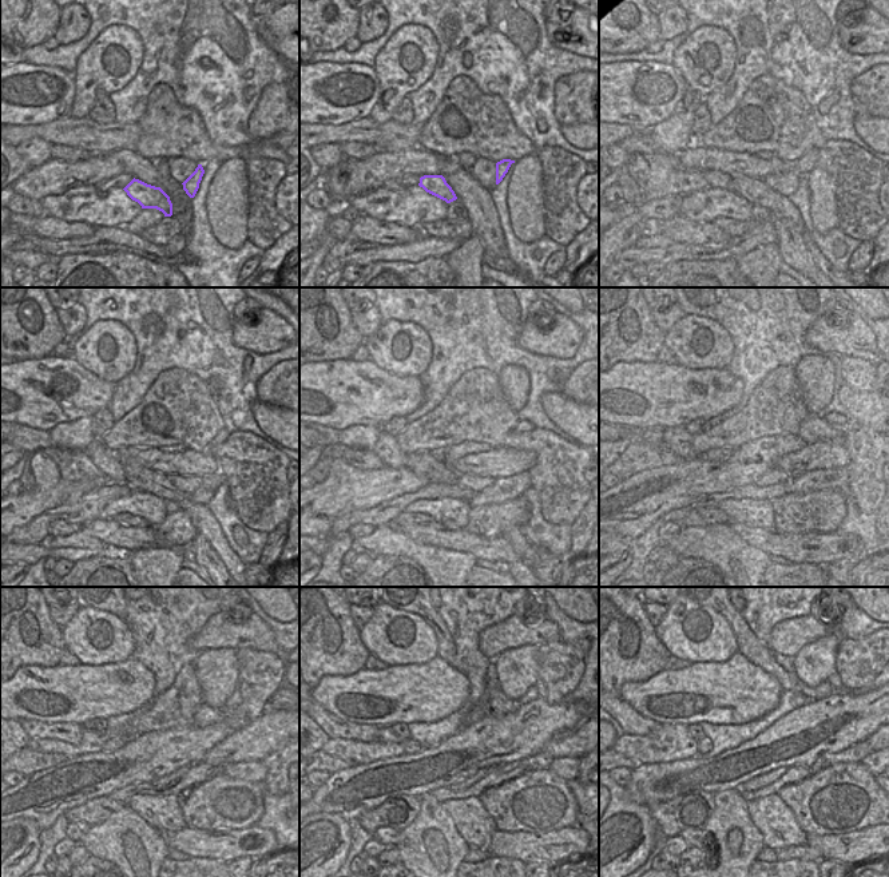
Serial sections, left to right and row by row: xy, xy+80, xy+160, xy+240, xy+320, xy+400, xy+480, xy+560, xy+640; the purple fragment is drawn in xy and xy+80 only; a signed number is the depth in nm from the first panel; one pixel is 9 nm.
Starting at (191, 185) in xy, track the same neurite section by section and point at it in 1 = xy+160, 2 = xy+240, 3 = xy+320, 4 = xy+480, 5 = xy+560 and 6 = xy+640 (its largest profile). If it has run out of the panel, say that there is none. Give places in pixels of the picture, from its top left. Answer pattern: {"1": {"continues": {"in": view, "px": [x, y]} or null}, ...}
{"1": {"continues": {"in": "xy+160", "px": [808, 162]}}, "2": {"continues": {"in": "xy+240", "px": [223, 435]}}, "3": {"continues": {"in": "xy+320", "px": [523, 425]}}, "4": {"continues": {"in": "xy+480", "px": [264, 671]}}, "5": {"continues": {"in": "xy+560", "px": [560, 665]}}, "6": {"continues": {"in": "xy+640", "px": [858, 662]}}}

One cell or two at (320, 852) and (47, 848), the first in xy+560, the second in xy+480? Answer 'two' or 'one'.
two

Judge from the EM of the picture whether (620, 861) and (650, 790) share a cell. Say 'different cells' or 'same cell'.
different cells

